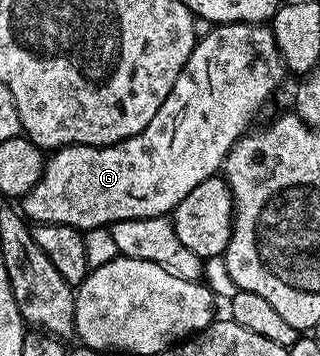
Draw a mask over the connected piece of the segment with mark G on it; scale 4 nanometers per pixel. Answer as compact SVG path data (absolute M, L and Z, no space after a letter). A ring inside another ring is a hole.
M226 22L214 25L209 33L198 37L196 48L191 52L191 56L187 56L187 64L183 64L183 72L179 72L179 80L175 80L175 88L171 88L167 100L163 100L163 108L159 108L159 112L155 112L151 124L147 124L147 128L143 128L143 132L139 132L122 142L116 142L114 146L62 146L60 150L52 151L48 155L45 171L39 184L35 184L35 188L31 188L27 197L20 199L20 213L33 224L38 222L67 224L82 232L100 226L110 227L114 222L122 222L123 220L172 215L173 209L179 204L179 200L183 200L183 196L189 195L194 188L199 188L199 184L203 184L203 180L214 177L224 167L225 157L229 155L233 145L241 139L242 134L250 129L249 121L260 112L261 105L280 88L284 78L287 78L285 61L277 47L272 25L252 22Z

